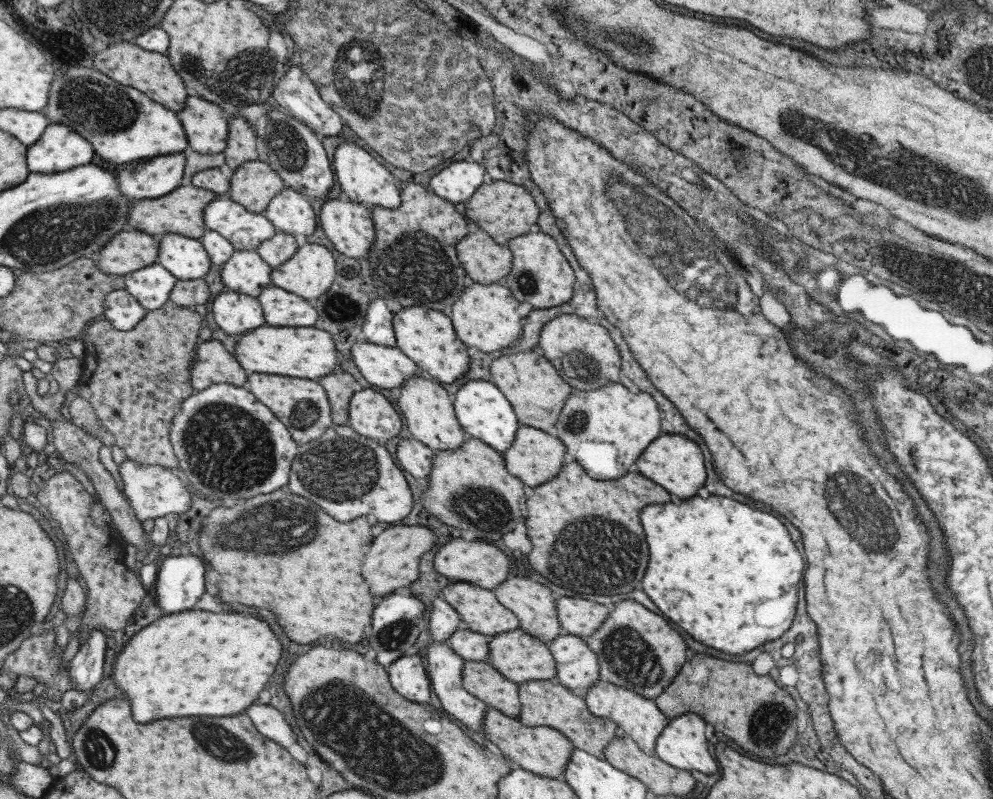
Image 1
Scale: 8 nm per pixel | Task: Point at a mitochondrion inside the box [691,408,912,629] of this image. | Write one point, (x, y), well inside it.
(865, 515)

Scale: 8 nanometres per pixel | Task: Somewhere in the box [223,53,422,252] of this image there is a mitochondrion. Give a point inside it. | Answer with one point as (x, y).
(289, 149)

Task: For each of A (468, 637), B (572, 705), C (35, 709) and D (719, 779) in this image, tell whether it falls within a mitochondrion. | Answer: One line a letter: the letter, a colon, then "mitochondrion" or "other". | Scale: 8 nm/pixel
A: other
B: other
C: other
D: other

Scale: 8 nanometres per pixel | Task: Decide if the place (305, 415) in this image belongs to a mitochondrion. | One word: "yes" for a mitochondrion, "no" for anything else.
yes

